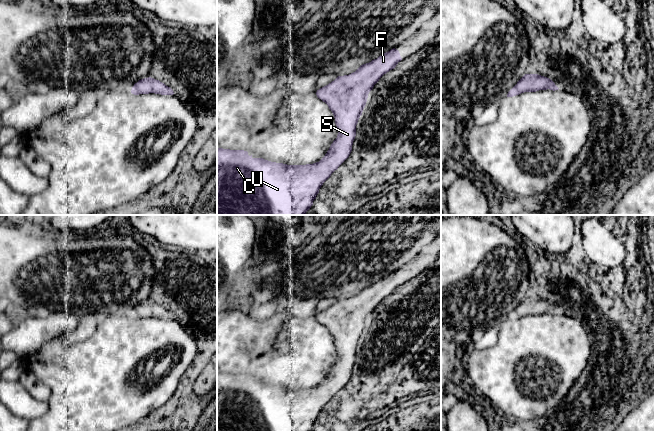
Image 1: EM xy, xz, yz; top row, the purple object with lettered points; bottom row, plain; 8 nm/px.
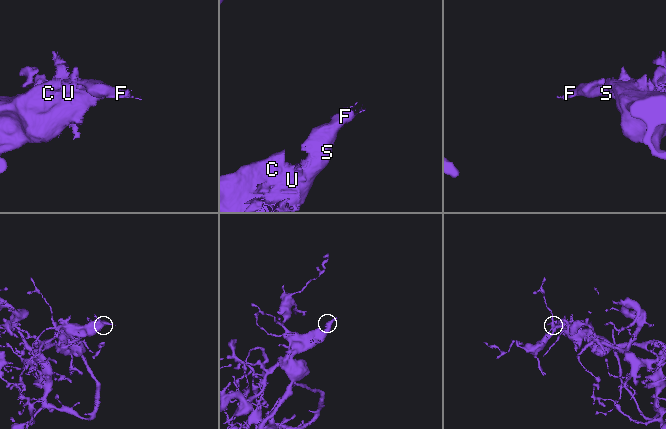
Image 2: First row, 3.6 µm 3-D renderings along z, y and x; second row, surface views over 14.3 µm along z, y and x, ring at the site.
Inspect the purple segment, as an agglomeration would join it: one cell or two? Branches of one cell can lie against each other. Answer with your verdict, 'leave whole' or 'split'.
leave whole

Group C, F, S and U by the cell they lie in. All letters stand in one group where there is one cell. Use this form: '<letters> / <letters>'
C F S U

